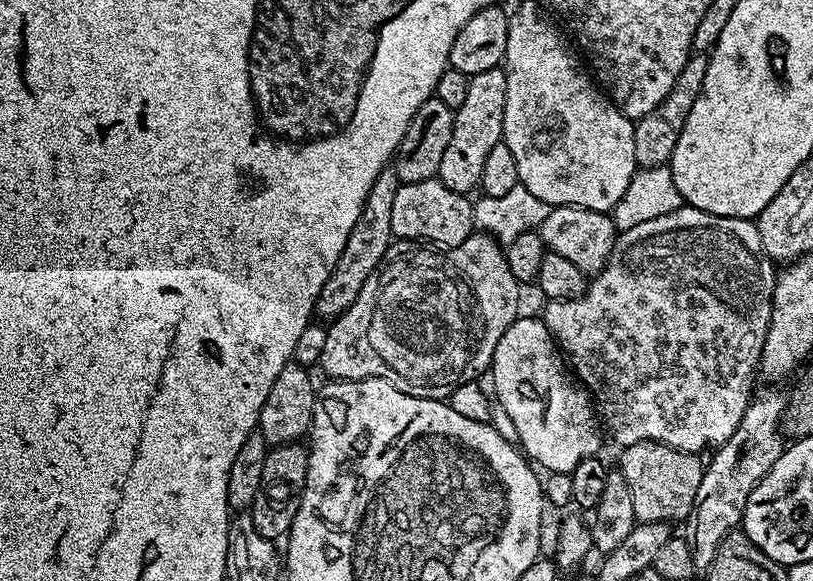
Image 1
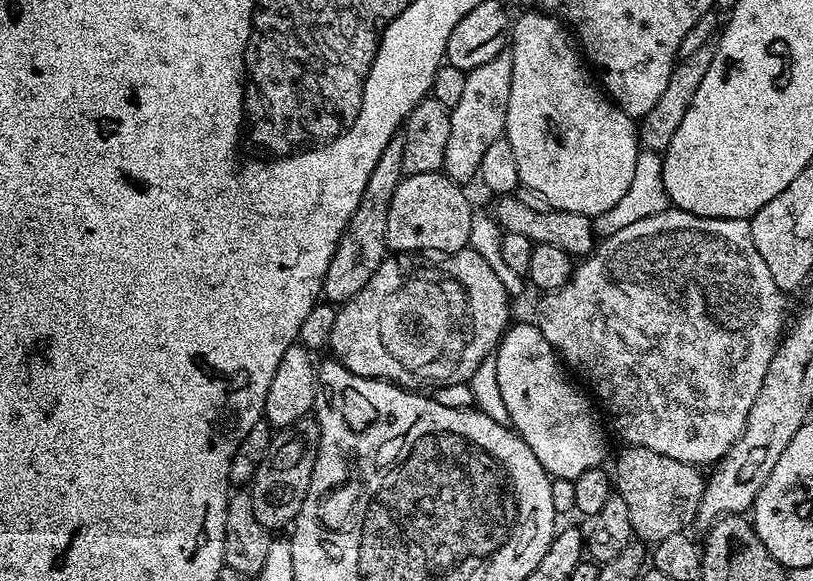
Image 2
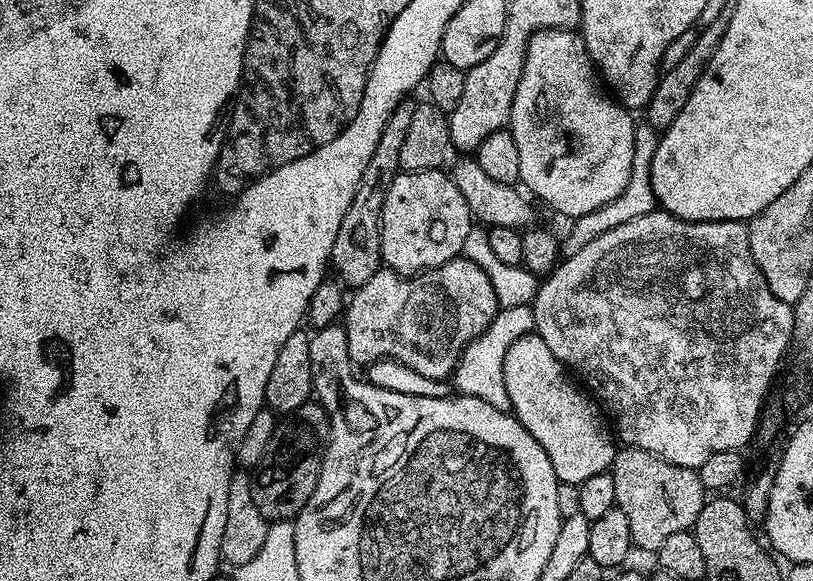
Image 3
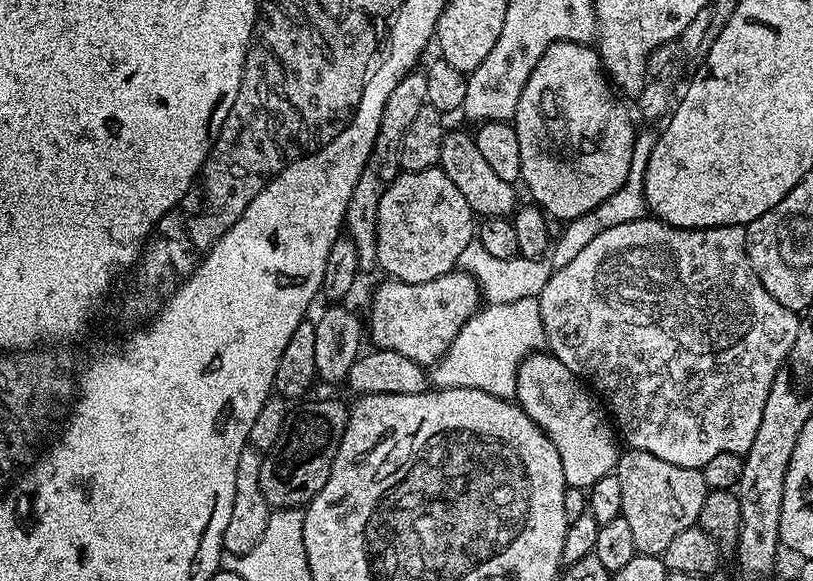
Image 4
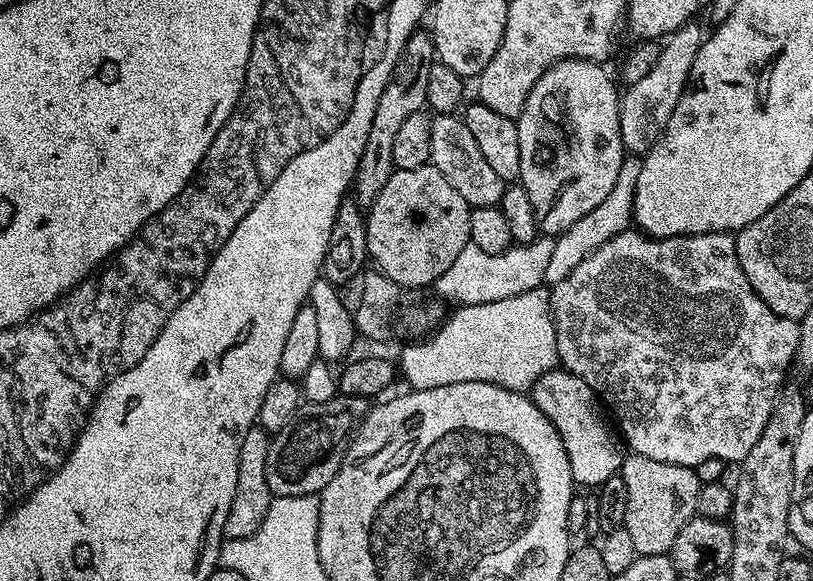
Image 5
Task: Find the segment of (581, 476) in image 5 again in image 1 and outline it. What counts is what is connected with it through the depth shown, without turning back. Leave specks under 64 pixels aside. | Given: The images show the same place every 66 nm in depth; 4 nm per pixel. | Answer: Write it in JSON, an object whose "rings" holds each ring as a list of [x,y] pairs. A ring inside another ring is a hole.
{"rings":[[[527,314],[517,316],[514,323],[506,330],[506,334],[502,334],[502,338],[498,338],[498,346],[494,350],[494,358],[492,359],[492,367],[490,369],[491,376],[492,388],[496,391],[496,396],[494,394],[495,403],[501,404],[506,410],[506,414],[510,414],[510,422],[514,422],[514,430],[518,430],[518,438],[520,439],[519,447],[533,465],[539,466],[541,469],[544,467],[543,471],[545,473],[567,472],[570,474],[576,469],[580,460],[596,456],[599,453],[600,432],[602,433],[602,428],[598,423],[597,413],[594,411],[594,401],[587,388],[574,382],[573,377],[570,375],[569,365],[566,363],[565,357],[562,355],[556,343],[556,339],[550,334],[548,327],[544,325],[543,319],[536,317],[535,320],[534,317],[527,316]]]}

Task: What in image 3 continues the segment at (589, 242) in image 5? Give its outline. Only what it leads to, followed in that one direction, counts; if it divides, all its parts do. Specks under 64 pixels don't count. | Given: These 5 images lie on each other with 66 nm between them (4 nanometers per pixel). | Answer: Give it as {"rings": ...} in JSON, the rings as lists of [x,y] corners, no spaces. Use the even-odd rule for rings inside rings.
{"rings":[[[647,122],[636,124],[636,141],[634,142],[634,162],[630,166],[630,182],[626,182],[626,190],[614,198],[614,202],[606,202],[598,210],[590,210],[590,214],[582,214],[571,221],[572,229],[562,236],[562,252],[565,257],[578,254],[586,242],[598,238],[598,234],[606,234],[606,230],[614,230],[614,226],[622,226],[622,222],[634,222],[634,218],[642,218],[642,214],[650,214],[657,207],[654,186],[650,178],[654,150],[658,139],[657,129]]]}

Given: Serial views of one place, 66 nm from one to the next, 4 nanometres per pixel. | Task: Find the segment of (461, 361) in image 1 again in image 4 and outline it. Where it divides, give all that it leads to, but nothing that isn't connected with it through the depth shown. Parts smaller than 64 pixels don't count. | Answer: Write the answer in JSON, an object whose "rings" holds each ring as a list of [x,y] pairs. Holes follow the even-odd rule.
{"rings":[[[461,270],[447,272],[442,278],[434,278],[421,284],[407,284],[401,280],[385,279],[385,284],[376,288],[372,296],[372,313],[366,316],[366,332],[372,335],[372,344],[377,348],[389,348],[398,354],[406,354],[415,364],[432,366],[443,358],[458,332],[482,304],[482,295],[474,277]]]}

